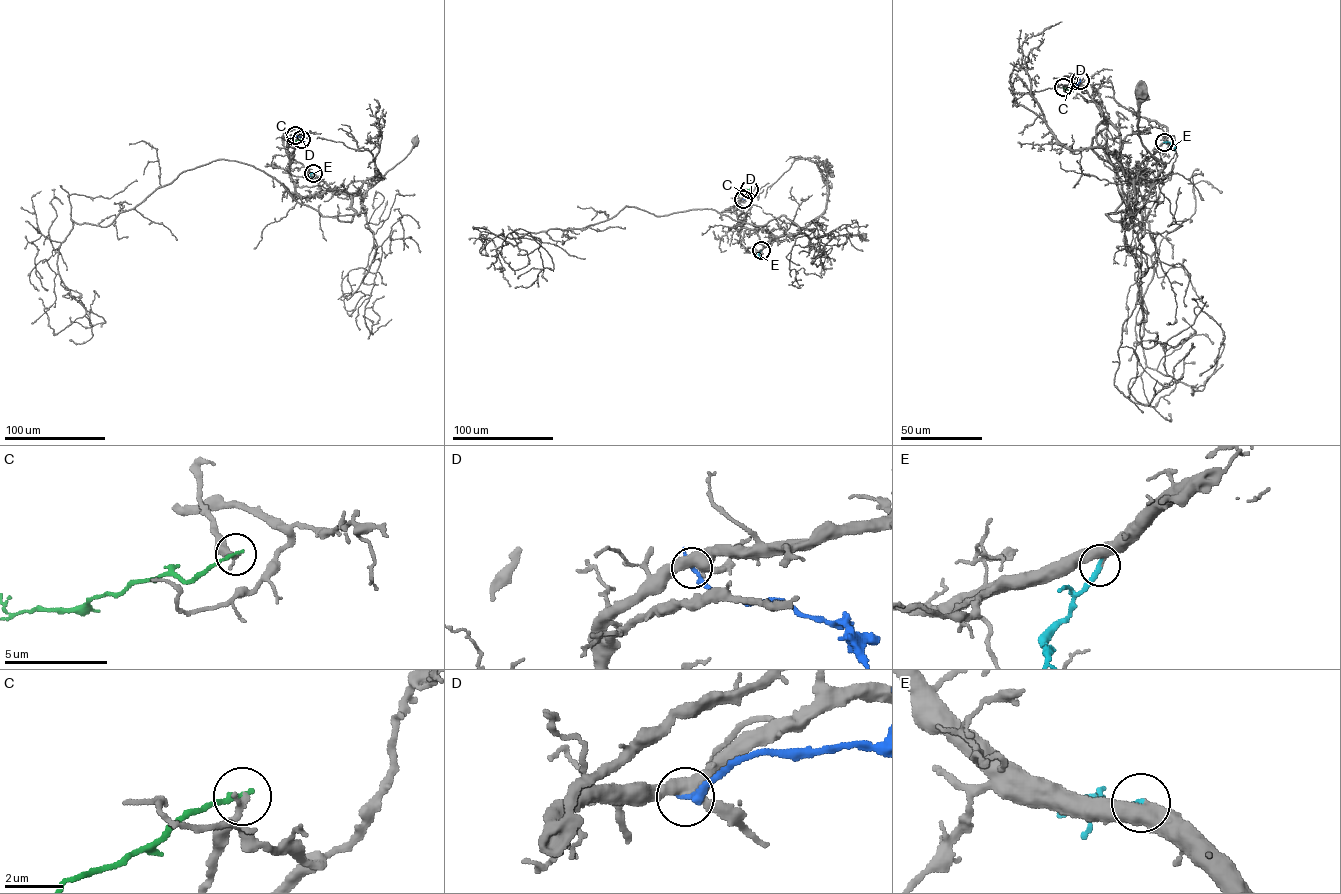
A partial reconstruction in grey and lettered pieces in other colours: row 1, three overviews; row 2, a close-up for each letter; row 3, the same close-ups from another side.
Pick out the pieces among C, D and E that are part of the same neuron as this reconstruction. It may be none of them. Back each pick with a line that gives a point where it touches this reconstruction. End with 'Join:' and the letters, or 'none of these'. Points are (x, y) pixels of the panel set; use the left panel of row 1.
E: (313, 173)
Join: E

